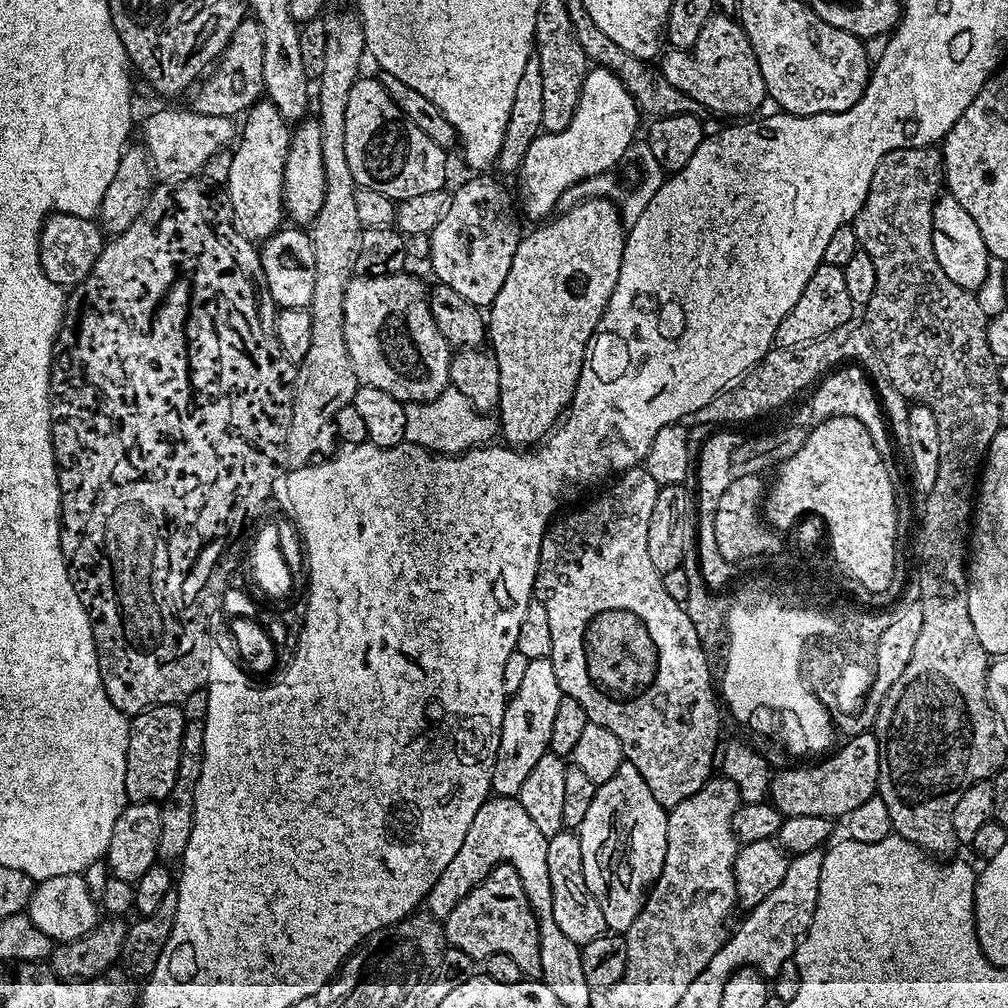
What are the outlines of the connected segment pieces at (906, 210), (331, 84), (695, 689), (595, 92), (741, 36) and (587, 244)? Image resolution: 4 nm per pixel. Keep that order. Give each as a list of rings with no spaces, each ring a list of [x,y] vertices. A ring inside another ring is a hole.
[[[939,147],[895,148],[878,162],[866,202],[854,221],[860,248],[870,254],[874,270],[878,270],[874,298],[866,305],[867,339],[876,347],[893,390],[908,402],[926,405],[930,414],[934,414],[934,422],[938,422],[938,478],[934,478],[934,490],[923,497],[924,509],[919,509],[918,527],[914,532],[914,549],[920,559],[918,603],[922,610],[922,630],[914,645],[914,654],[910,654],[910,662],[906,670],[902,670],[902,678],[894,682],[878,710],[874,735],[880,744],[878,794],[882,802],[886,802],[893,833],[940,858],[951,857],[955,853],[952,851],[958,848],[952,815],[962,794],[980,780],[995,776],[1006,764],[996,713],[988,701],[990,657],[982,650],[974,622],[970,622],[966,563],[970,555],[974,497],[984,458],[994,434],[1002,426],[999,414],[1002,389],[998,360],[992,354],[988,335],[989,316],[982,310],[976,292],[958,286],[958,282],[950,282],[950,278],[942,274],[938,258],[934,258],[932,211],[945,184],[944,157]]]
[[[336,12],[324,20],[326,26],[326,66],[322,66],[318,77],[320,89],[314,92],[314,116],[320,121],[322,130],[322,170],[326,188],[322,198],[322,208],[312,219],[310,235],[314,246],[314,294],[310,311],[312,313],[310,350],[306,358],[296,369],[296,385],[293,390],[293,413],[290,417],[289,433],[285,440],[285,462],[289,469],[307,468],[316,452],[316,443],[320,440],[320,431],[329,427],[330,422],[346,406],[352,402],[358,381],[354,374],[354,366],[350,366],[350,356],[346,354],[344,338],[344,315],[342,302],[346,294],[346,286],[354,276],[356,263],[356,247],[360,241],[362,225],[358,222],[358,208],[354,202],[357,182],[354,174],[350,174],[350,162],[346,162],[346,101],[350,99],[350,86],[361,75],[360,59],[366,56],[364,42],[364,26],[359,15],[348,12]]]
[[[644,466],[628,468],[625,472],[619,473],[614,483],[616,485],[605,496],[590,501],[581,512],[572,512],[564,517],[561,515],[559,519],[548,525],[548,533],[542,538],[542,550],[538,558],[534,596],[535,599],[544,603],[546,615],[550,618],[550,634],[554,637],[550,659],[554,666],[554,674],[558,674],[558,686],[561,693],[574,698],[574,702],[578,702],[582,710],[586,710],[591,723],[610,730],[610,734],[618,738],[624,751],[625,761],[633,764],[638,774],[642,774],[646,786],[650,786],[650,794],[654,794],[656,801],[664,809],[671,810],[674,806],[678,806],[678,802],[696,796],[698,790],[702,790],[704,784],[707,784],[713,775],[712,759],[715,756],[717,759],[716,743],[720,740],[721,705],[718,703],[718,692],[714,687],[714,680],[712,684],[712,672],[708,669],[709,653],[705,652],[698,642],[698,634],[694,630],[694,622],[690,622],[688,609],[683,604],[674,602],[670,594],[666,594],[663,575],[658,570],[654,570],[654,562],[650,562],[650,550],[646,546],[648,523],[650,514],[654,514],[654,502],[658,498],[661,486],[656,484]]]
[[[593,67],[584,79],[570,126],[562,132],[544,132],[536,136],[534,142],[530,142],[530,150],[526,150],[526,158],[518,173],[518,204],[523,215],[536,220],[532,222],[543,221],[547,217],[544,215],[563,201],[568,189],[592,176],[611,173],[611,168],[627,154],[640,120],[642,113],[619,78],[609,68]]]
[[[713,14],[706,26],[702,26],[702,34],[698,34],[698,42],[694,42],[692,48],[665,51],[658,67],[670,86],[678,86],[678,90],[694,98],[701,109],[708,111],[709,108],[712,112],[732,116],[728,118],[748,118],[761,111],[759,108],[764,100],[766,104],[758,58],[750,46],[743,24],[735,15]]]
[[[585,198],[569,207],[562,216],[558,217],[553,224],[541,223],[532,233],[525,235],[514,252],[514,258],[510,264],[509,273],[498,291],[497,297],[486,312],[486,340],[490,345],[490,351],[498,362],[498,382],[500,383],[500,406],[498,409],[498,428],[504,432],[503,443],[517,450],[528,450],[539,445],[556,427],[558,421],[567,413],[574,390],[578,386],[580,371],[584,365],[584,358],[596,335],[596,327],[602,322],[602,314],[618,286],[618,274],[622,270],[622,254],[624,253],[624,242],[626,239],[626,225],[620,219],[620,209],[608,198]]]

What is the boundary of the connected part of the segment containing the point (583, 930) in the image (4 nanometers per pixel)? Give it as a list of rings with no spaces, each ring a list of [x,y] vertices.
[[[565,830],[548,837],[546,864],[550,866],[550,886],[552,887],[552,913],[558,930],[570,938],[570,942],[581,946],[594,942],[594,938],[609,931],[606,918],[602,918],[602,906],[590,894],[582,866],[582,842],[575,831]]]

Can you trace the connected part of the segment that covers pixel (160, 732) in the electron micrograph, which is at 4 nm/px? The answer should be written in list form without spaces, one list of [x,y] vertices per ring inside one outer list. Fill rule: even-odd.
[[[156,704],[131,717],[126,754],[126,794],[133,804],[164,801],[174,788],[182,750],[184,710],[178,704]]]

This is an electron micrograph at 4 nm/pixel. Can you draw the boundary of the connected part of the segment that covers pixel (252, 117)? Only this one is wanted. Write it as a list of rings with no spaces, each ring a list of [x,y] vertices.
[[[266,98],[257,100],[248,109],[242,123],[244,123],[244,129],[242,127],[239,129],[238,139],[231,149],[232,161],[230,162],[226,193],[233,210],[233,227],[245,239],[253,242],[263,242],[280,231],[282,221],[286,216],[284,211],[284,166],[286,164],[286,154],[288,153],[290,128],[287,121],[278,114],[278,108]]]

